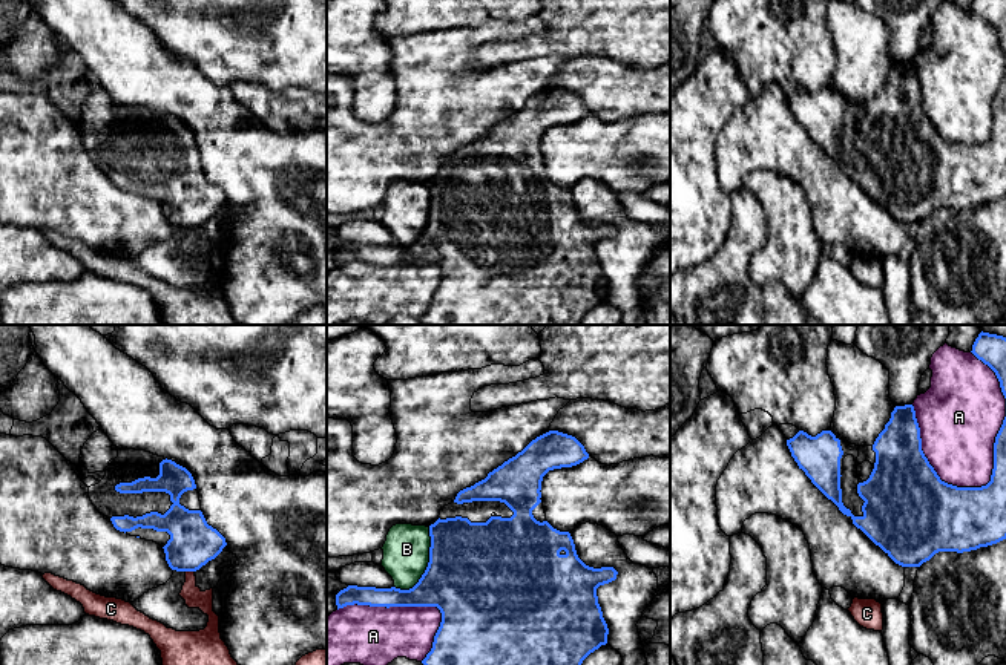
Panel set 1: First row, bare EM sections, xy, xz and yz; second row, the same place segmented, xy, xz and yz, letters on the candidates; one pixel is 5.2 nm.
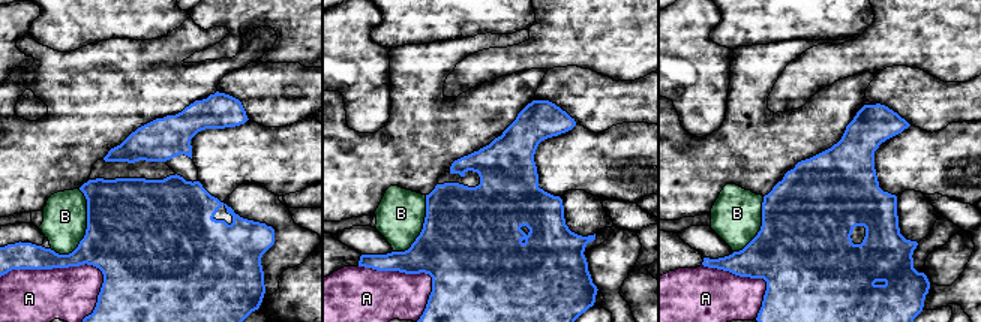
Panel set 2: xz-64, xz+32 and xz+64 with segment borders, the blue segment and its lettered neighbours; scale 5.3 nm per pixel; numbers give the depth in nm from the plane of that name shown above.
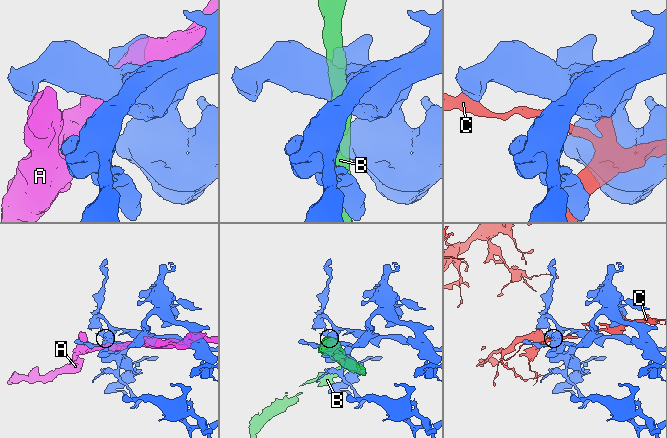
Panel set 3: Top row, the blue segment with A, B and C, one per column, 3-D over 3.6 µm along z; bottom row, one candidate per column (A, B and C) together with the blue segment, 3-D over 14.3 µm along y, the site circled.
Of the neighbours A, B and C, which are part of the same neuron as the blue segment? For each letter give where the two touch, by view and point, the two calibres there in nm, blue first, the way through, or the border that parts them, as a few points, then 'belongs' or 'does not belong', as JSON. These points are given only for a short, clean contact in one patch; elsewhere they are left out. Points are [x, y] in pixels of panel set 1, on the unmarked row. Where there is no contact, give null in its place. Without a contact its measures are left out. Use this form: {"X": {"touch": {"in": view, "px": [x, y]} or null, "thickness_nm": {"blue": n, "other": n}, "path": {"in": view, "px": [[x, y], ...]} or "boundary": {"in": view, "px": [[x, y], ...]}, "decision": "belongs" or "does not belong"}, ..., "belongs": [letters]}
{"A": {"touch": {"in": "yz", "px": [930, 121]}, "thickness_nm": {"blue": 460, "other": 400}, "decision": "does not belong"}, "B": {"touch": {"in": "xz", "px": [428, 222]}, "thickness_nm": {"blue": 500, "other": 240}, "decision": "does not belong"}, "C": {"touch": {"in": "xy", "px": [190, 227]}, "thickness_nm": {"blue": 240, "other": 100}, "decision": "does not belong"}, "belongs": []}

